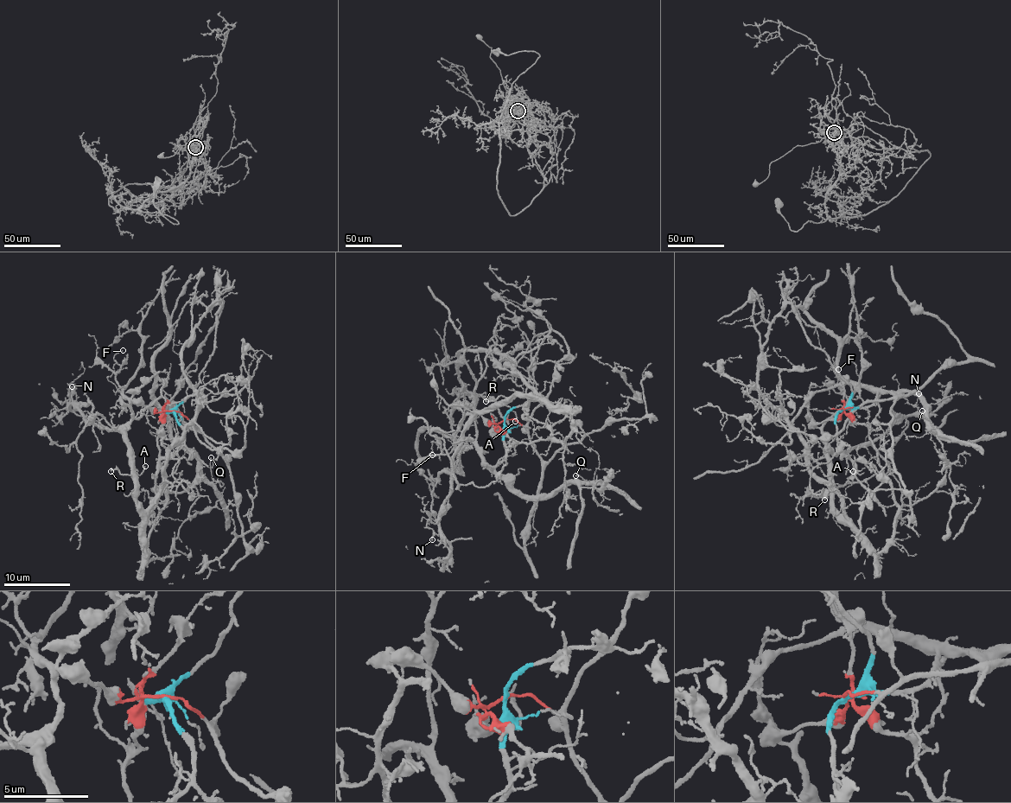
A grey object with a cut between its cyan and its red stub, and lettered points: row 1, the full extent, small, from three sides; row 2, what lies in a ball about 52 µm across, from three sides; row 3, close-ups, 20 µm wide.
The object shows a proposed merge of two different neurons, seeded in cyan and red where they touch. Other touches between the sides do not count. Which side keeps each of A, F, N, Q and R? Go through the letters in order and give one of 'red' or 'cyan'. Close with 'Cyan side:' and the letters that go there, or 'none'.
A: red
F: red
N: red
Q: cyan
R: red
Cyan side: Q

